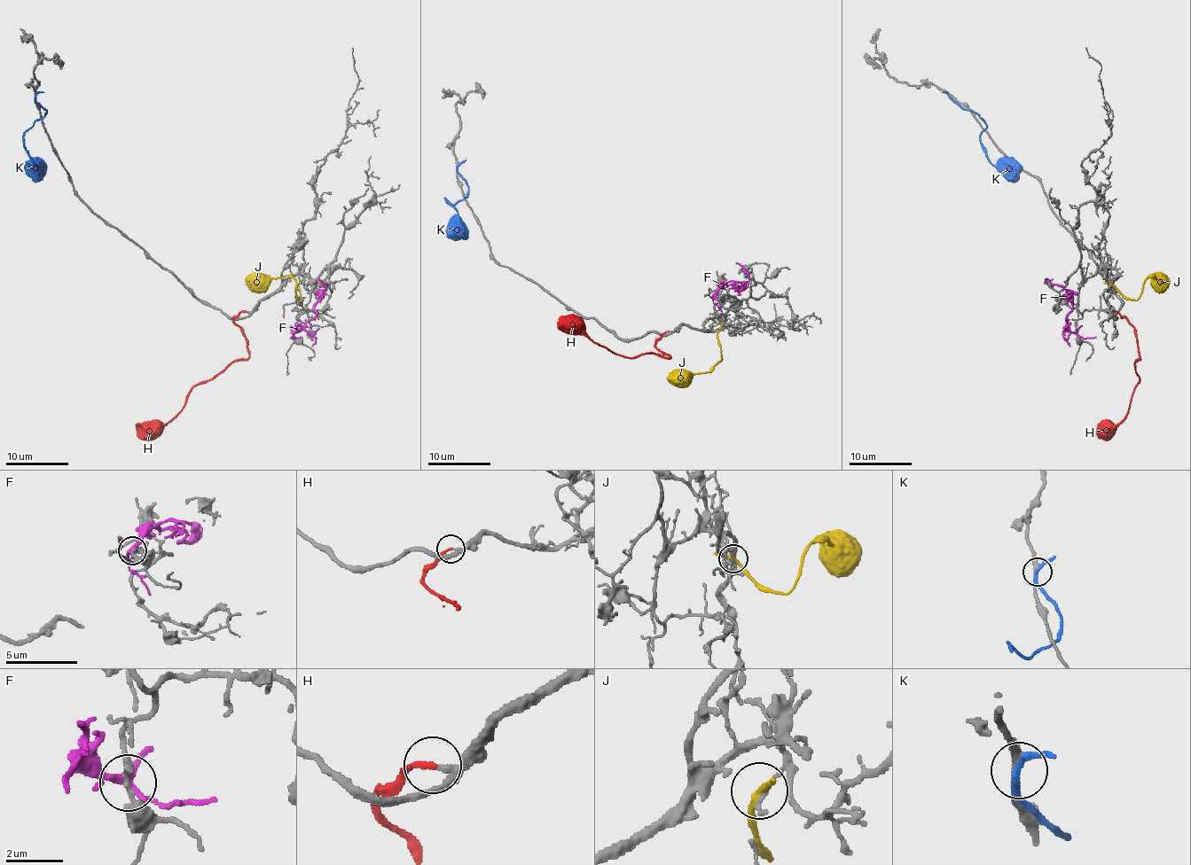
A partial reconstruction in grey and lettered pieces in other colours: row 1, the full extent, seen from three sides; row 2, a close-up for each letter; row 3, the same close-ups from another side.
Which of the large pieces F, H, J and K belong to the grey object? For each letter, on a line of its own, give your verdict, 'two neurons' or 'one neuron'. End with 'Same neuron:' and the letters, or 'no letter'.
F: two neurons
H: one neuron
J: two neurons
K: two neurons
Same neuron: H

